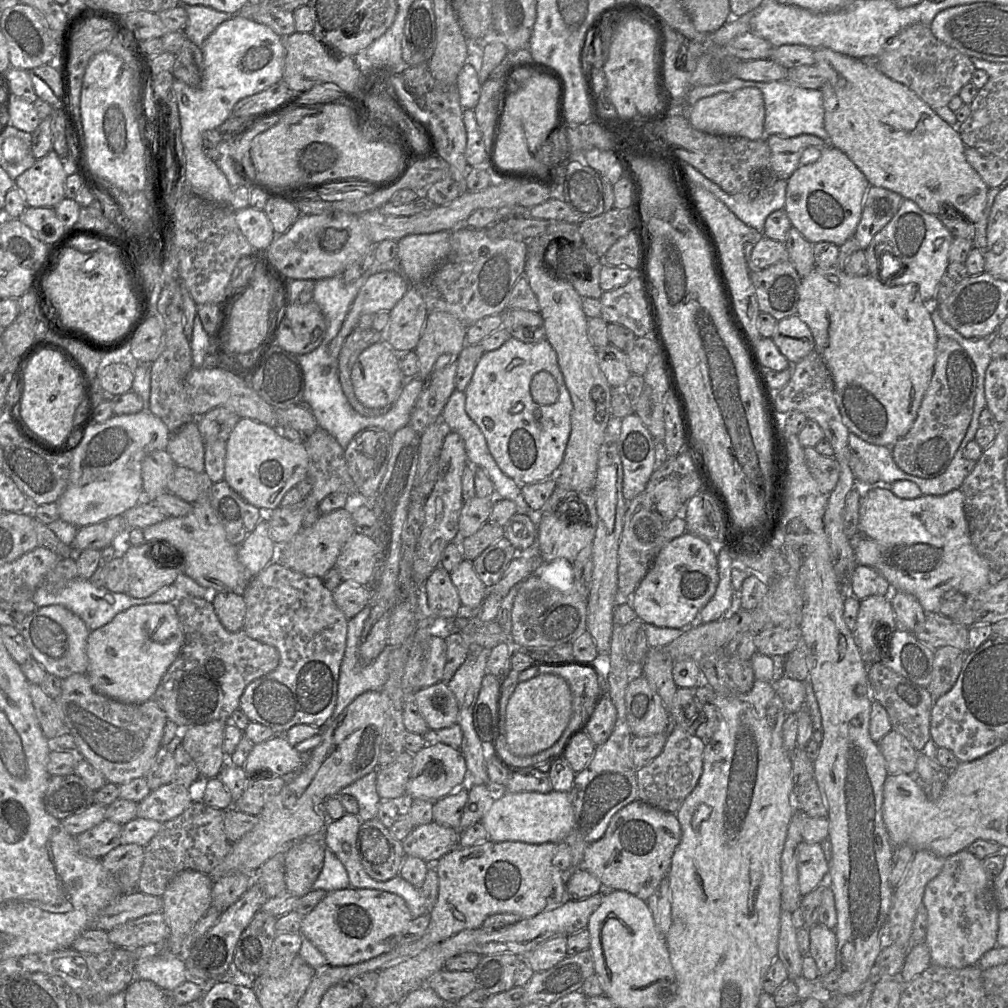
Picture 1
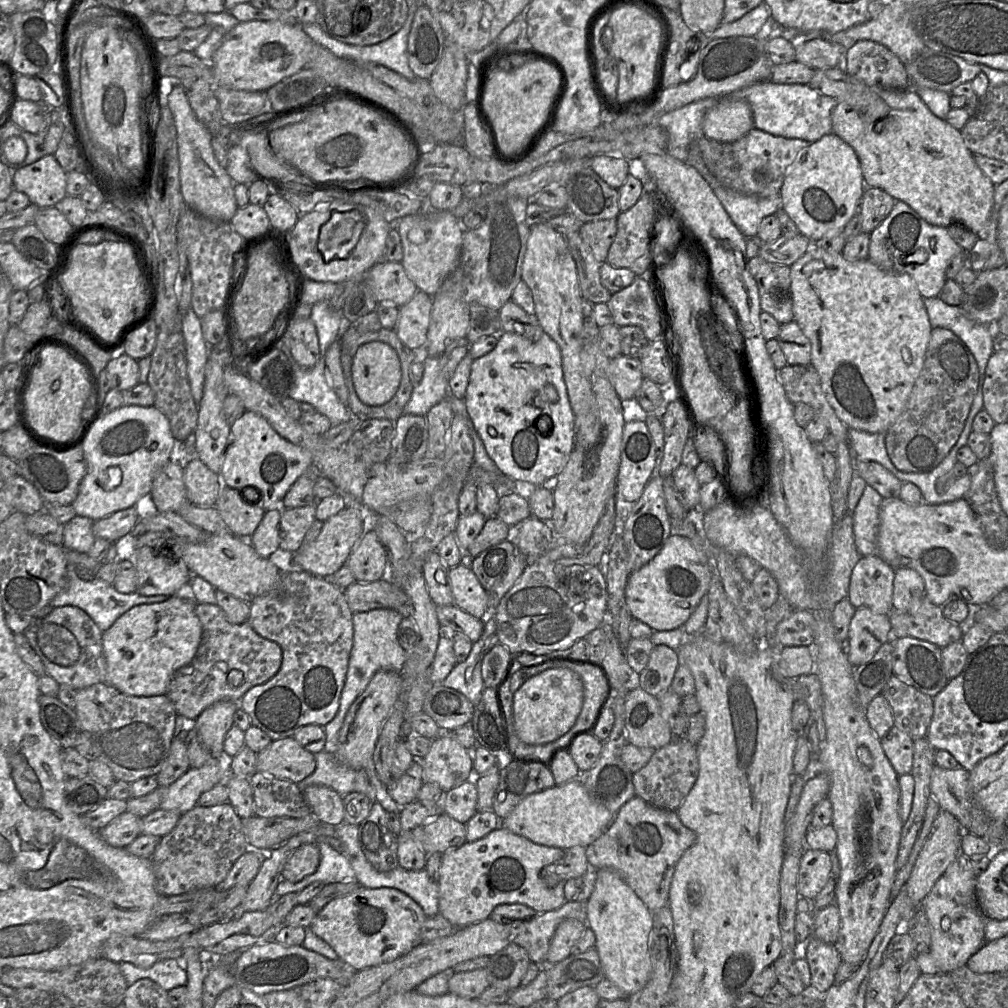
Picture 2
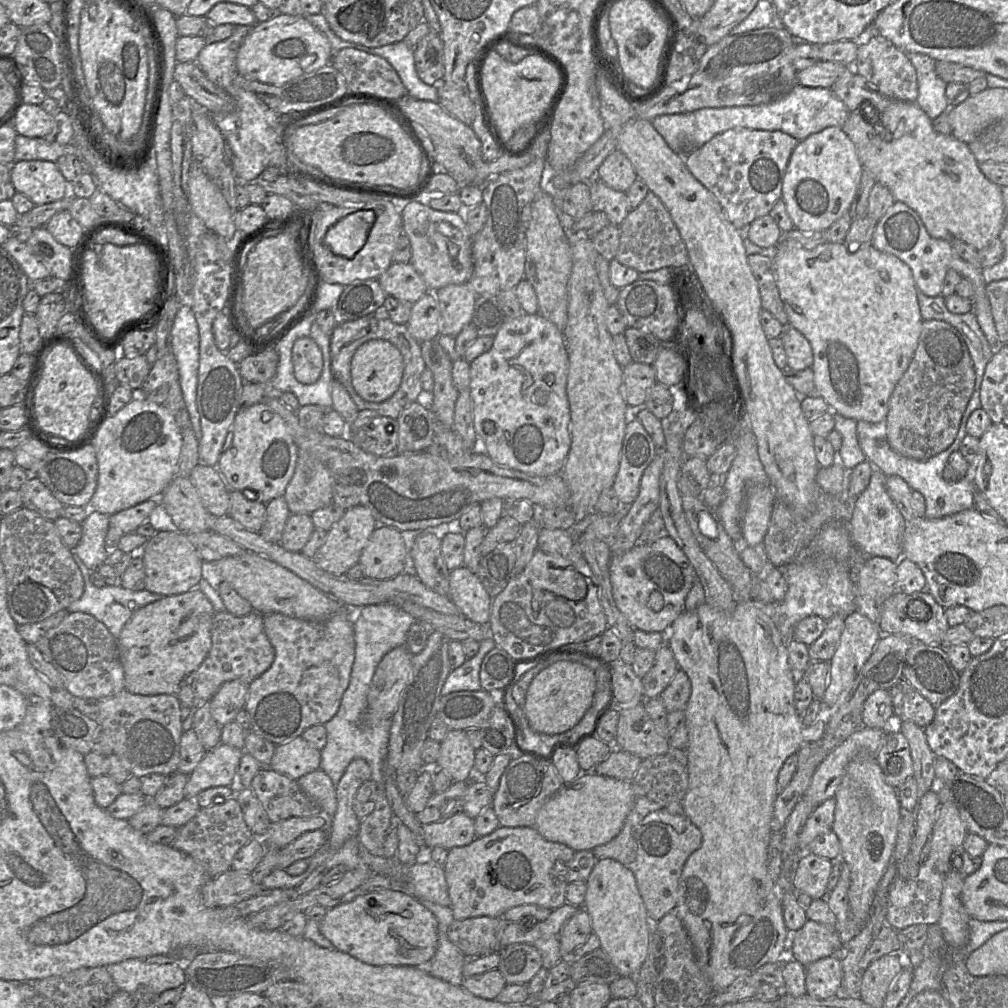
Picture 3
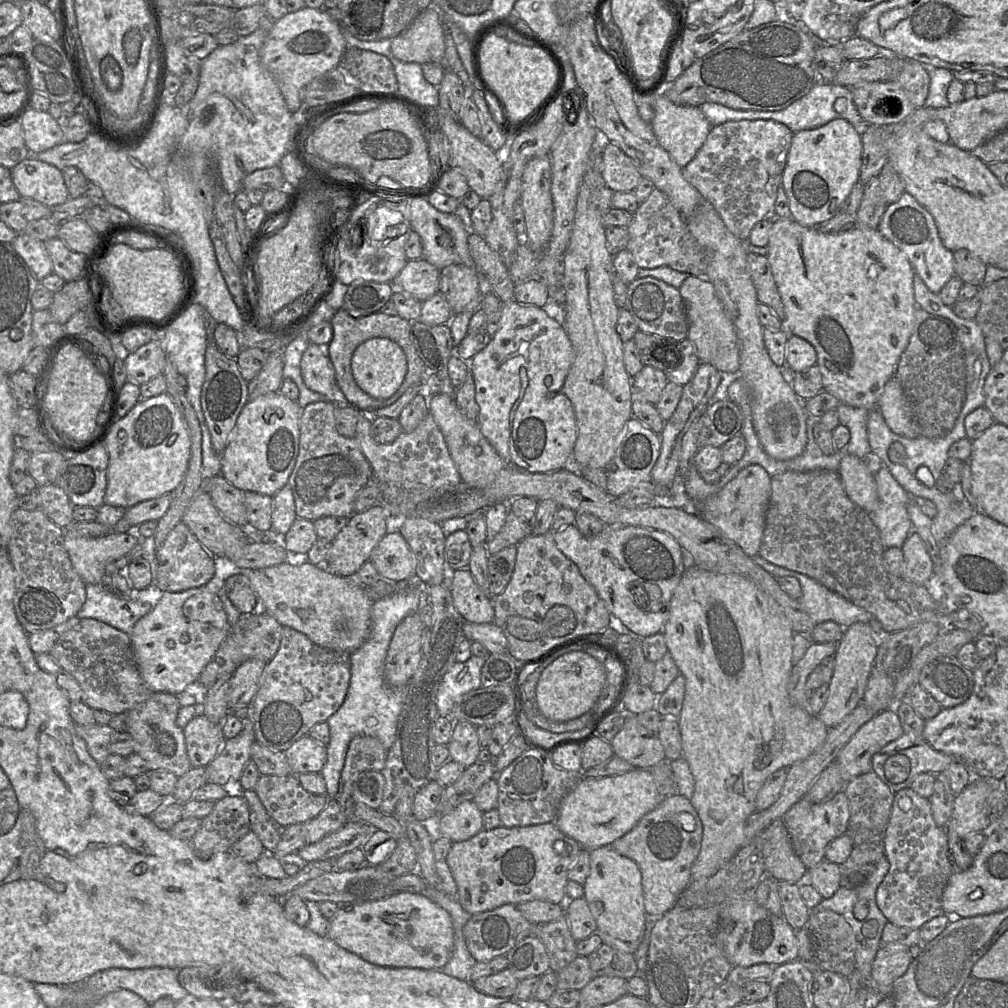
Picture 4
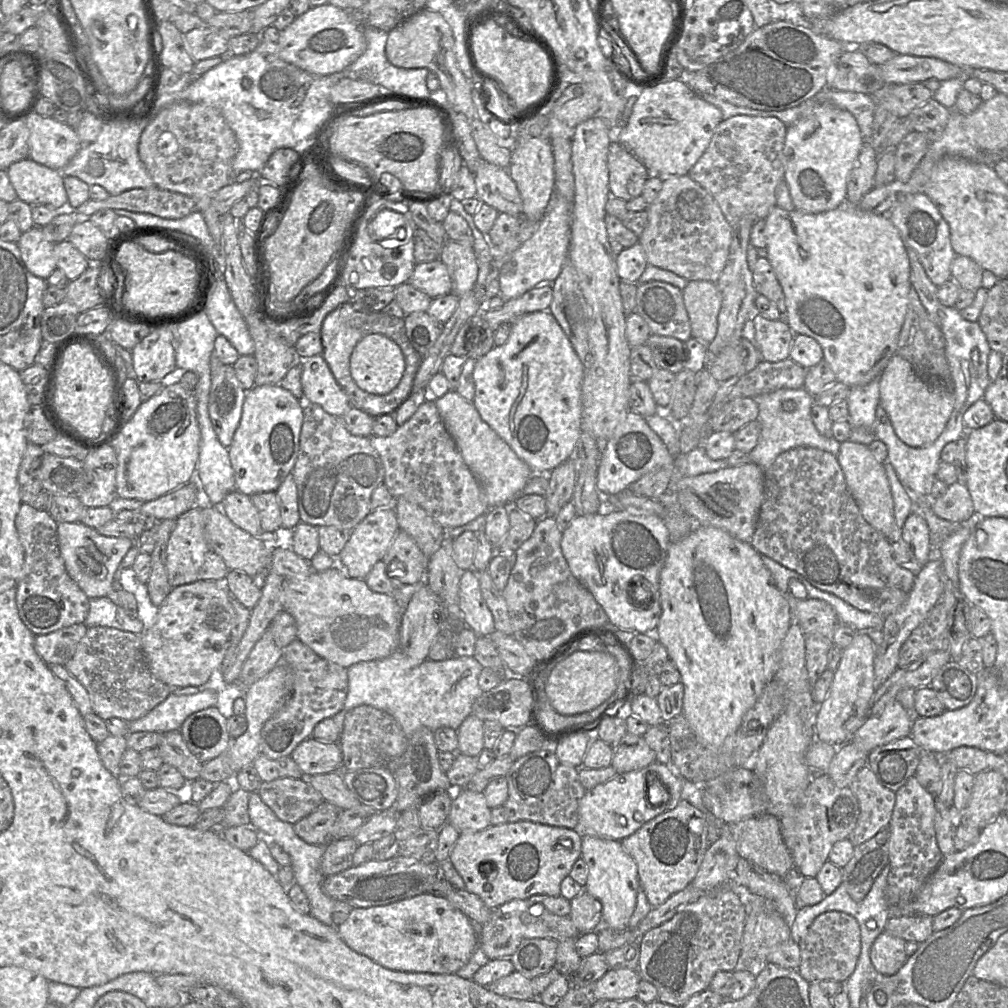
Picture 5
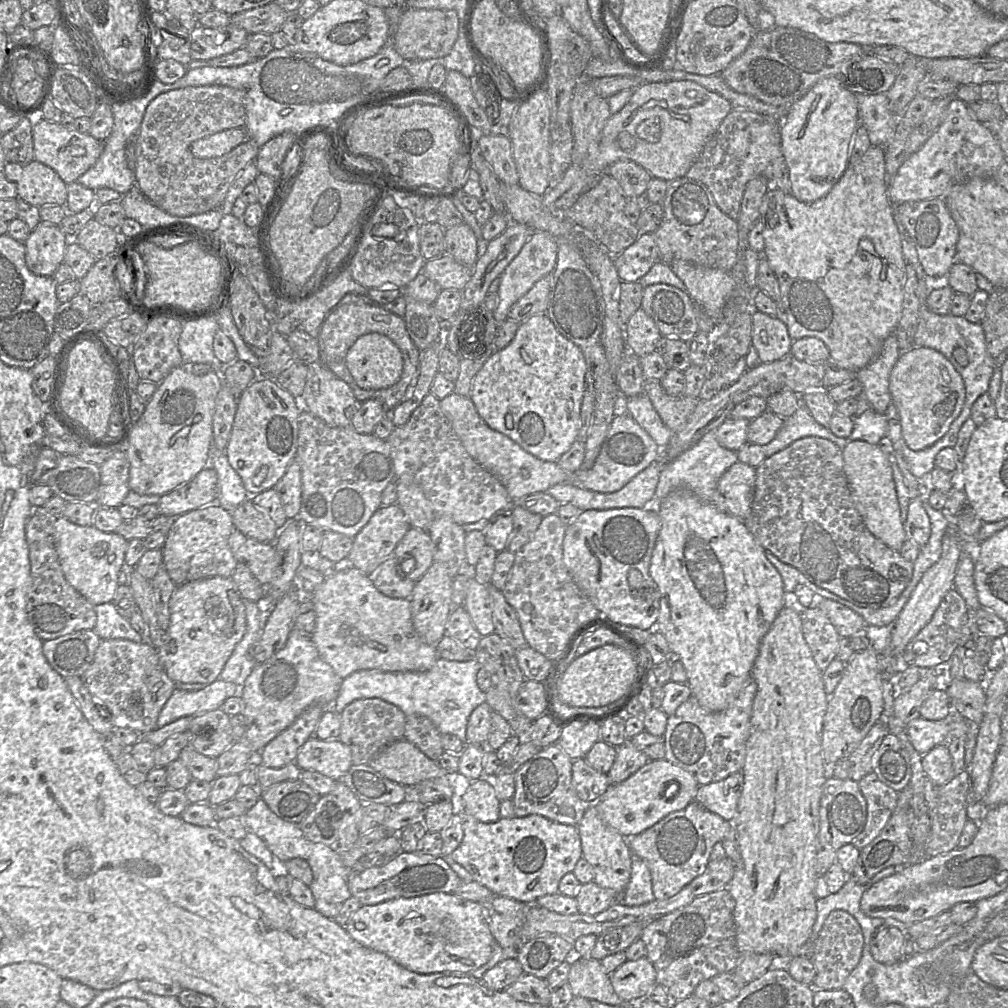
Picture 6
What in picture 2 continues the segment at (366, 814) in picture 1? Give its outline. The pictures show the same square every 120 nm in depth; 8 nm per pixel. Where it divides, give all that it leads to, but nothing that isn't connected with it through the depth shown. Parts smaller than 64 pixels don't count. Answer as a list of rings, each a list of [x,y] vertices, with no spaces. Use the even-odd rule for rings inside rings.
[[[324,750],[316,753],[315,759],[314,772],[297,784],[301,790],[308,786],[320,785],[335,790],[341,796],[360,792],[373,803],[376,801],[375,791],[365,770],[351,769],[340,763],[334,754]]]

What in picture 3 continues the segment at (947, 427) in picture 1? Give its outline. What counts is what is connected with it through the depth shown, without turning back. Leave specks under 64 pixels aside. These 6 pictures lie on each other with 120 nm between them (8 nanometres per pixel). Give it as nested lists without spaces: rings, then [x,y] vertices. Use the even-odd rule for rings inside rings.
[[[923,320],[914,356],[890,397],[886,425],[891,448],[917,461],[945,451],[958,434],[975,380],[973,362],[961,332],[941,320]]]

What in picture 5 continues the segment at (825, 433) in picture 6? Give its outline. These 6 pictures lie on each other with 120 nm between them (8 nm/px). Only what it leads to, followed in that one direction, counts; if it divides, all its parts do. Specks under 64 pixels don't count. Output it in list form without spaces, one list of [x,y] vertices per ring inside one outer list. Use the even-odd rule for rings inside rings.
[[[782,388],[770,393],[760,394],[755,397],[746,397],[746,398],[753,398],[754,401],[757,403],[759,408],[759,414],[756,420],[761,425],[761,432],[758,443],[754,447],[754,449],[752,449],[748,453],[752,463],[759,465],[762,469],[765,470],[770,465],[772,465],[772,463],[781,453],[784,453],[790,449],[800,446],[818,448],[830,452],[835,456],[838,455],[841,443],[837,441],[834,437],[826,437],[819,433],[811,416],[811,409],[814,403],[814,397],[810,395],[804,388],[801,389]],[[787,400],[792,400],[795,402],[796,409],[793,412],[786,412],[783,410],[782,404],[784,401]]]

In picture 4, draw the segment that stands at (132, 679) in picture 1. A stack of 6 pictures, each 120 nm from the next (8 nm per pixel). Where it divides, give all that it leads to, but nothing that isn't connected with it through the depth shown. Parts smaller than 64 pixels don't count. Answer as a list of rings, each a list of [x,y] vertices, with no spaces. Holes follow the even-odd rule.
[[[205,585],[189,588],[179,592],[163,592],[162,597],[158,601],[158,603],[152,607],[152,609],[143,617],[141,617],[133,626],[133,629],[129,633],[129,637],[132,643],[135,660],[141,674],[142,679],[145,684],[152,690],[152,692],[165,692],[169,694],[178,695],[182,693],[185,688],[189,685],[197,681],[199,675],[205,668],[205,666],[209,663],[211,658],[214,656],[217,651],[220,643],[226,637],[228,631],[230,629],[227,615],[224,611],[223,604],[221,599],[217,594],[209,590]]]

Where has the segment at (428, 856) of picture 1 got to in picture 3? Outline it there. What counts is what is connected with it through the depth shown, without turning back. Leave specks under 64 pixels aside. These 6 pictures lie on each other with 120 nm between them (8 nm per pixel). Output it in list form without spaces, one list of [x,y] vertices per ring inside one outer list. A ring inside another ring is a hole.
[[[463,811],[457,812],[443,822],[423,825],[422,844],[424,849],[466,846],[477,838],[475,820]]]

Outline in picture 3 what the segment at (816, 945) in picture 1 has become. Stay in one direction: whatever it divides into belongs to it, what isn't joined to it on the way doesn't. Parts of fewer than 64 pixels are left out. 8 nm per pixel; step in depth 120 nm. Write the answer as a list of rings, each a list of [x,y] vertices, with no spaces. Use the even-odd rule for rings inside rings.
[[[831,955],[806,967],[806,994],[815,999],[827,999],[842,991],[843,969],[841,957]]]

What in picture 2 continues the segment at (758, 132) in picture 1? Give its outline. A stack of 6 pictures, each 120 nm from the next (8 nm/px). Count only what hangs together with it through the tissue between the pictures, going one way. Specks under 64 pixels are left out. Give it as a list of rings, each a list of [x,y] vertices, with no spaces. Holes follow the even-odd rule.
[[[744,100],[719,101],[708,109],[702,120],[704,136],[719,142],[734,142],[753,129],[750,104]]]

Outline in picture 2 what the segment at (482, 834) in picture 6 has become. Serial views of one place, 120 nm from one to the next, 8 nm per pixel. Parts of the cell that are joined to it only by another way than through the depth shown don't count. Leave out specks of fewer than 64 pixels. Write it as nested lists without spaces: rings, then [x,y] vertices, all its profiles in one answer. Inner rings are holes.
[[[501,825],[482,839],[448,849],[442,854],[439,875],[439,913],[457,928],[463,928],[490,918],[494,908],[500,904],[525,904],[537,914],[556,910],[566,901],[566,881],[556,879],[556,873],[548,872],[546,868],[563,859],[564,854],[563,849],[535,844]]]

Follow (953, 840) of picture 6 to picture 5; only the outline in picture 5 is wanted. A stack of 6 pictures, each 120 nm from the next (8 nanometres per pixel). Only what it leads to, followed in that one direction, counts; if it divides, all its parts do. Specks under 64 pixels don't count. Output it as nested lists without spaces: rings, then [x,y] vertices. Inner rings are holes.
[[[888,829],[879,831],[870,840],[854,847],[851,860],[841,869],[842,885],[855,902],[861,902],[865,898],[882,869],[889,864],[888,841]]]

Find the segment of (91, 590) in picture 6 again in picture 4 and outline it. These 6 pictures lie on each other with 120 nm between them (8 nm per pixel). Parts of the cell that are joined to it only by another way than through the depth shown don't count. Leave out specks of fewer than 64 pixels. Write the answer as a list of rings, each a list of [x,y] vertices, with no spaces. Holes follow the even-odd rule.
[[[135,531],[109,532],[101,537],[82,537],[64,532],[64,547],[72,566],[86,584],[99,584],[105,567],[126,555],[138,542]]]

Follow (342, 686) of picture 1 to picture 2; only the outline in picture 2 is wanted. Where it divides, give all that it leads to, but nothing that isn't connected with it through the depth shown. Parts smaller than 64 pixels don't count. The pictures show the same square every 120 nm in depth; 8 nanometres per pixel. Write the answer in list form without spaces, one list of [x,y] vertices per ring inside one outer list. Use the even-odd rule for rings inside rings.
[[[379,608],[353,614],[353,646],[350,653],[348,671],[340,698],[340,707],[336,716],[325,726],[326,742],[324,751],[335,754],[338,735],[345,716],[356,698],[362,694],[375,673],[392,671],[401,673],[408,657],[408,652],[398,642],[398,627],[404,615],[394,609]]]

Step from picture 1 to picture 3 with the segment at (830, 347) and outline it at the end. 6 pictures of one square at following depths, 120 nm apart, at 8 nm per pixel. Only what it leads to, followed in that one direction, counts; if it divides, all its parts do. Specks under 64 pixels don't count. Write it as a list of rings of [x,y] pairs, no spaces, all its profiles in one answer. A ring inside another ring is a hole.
[[[825,242],[812,249],[804,247],[798,249],[776,249],[772,252],[772,258],[780,298],[788,316],[788,326],[800,331],[812,347],[814,362],[811,368],[814,372],[815,394],[824,398],[831,411],[846,418],[856,421],[864,420],[870,423],[886,420],[891,394],[910,365],[918,345],[923,322],[911,268],[895,255],[876,249],[872,243],[851,243],[847,247],[845,243]]]

